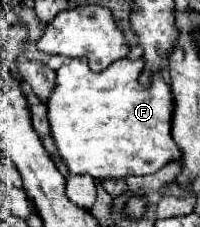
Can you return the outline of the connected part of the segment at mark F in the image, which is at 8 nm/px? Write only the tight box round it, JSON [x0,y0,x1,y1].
[47,58,181,178]

